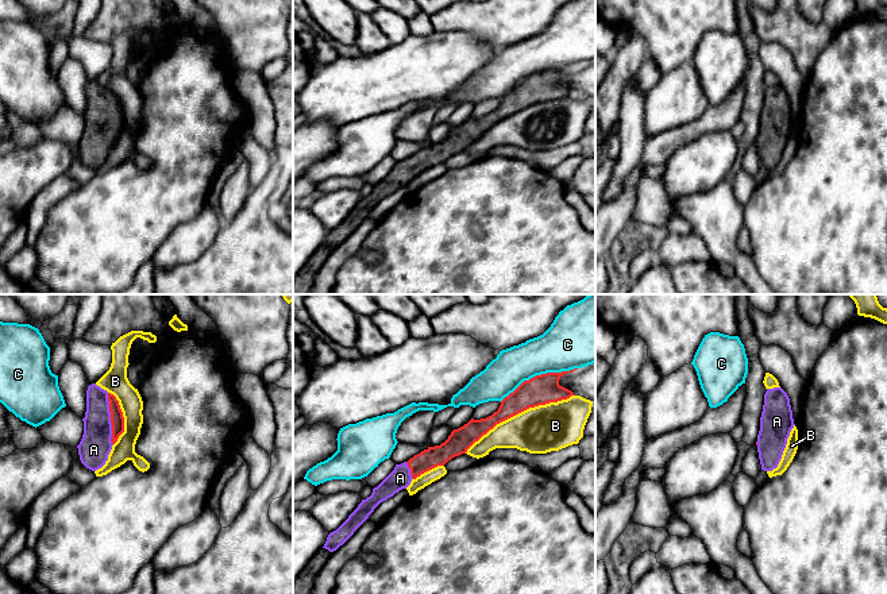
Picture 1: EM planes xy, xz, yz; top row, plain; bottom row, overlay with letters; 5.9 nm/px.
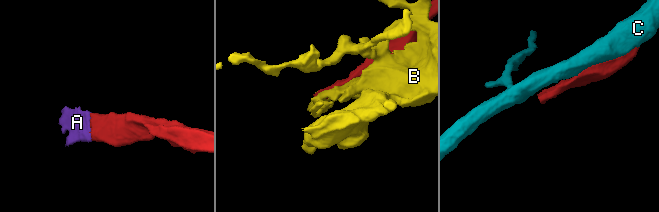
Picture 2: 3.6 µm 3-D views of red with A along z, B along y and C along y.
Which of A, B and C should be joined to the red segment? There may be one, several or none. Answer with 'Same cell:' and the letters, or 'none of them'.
Same cell: A

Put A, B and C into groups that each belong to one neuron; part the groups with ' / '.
A / B / C

